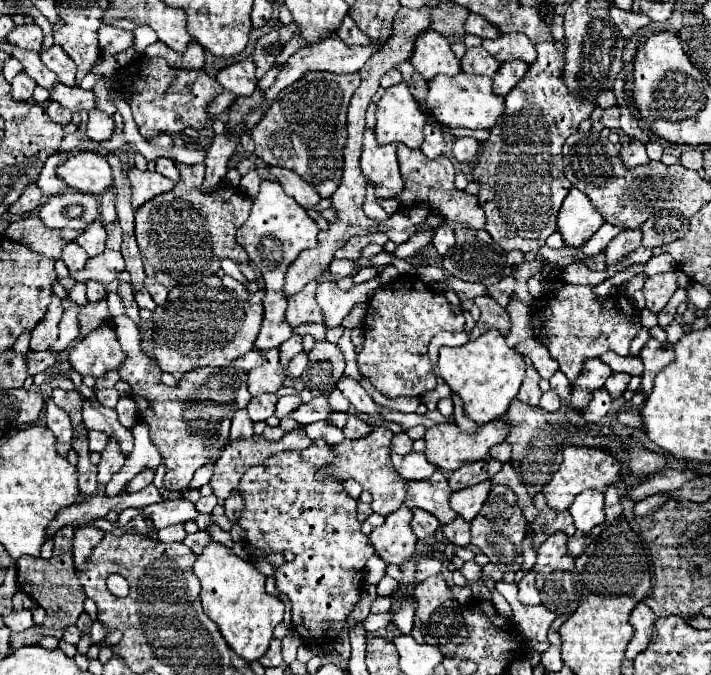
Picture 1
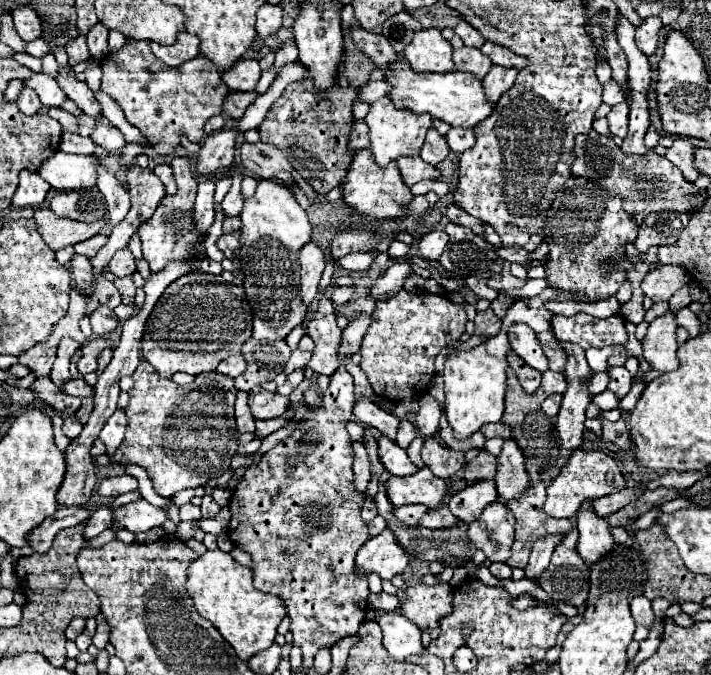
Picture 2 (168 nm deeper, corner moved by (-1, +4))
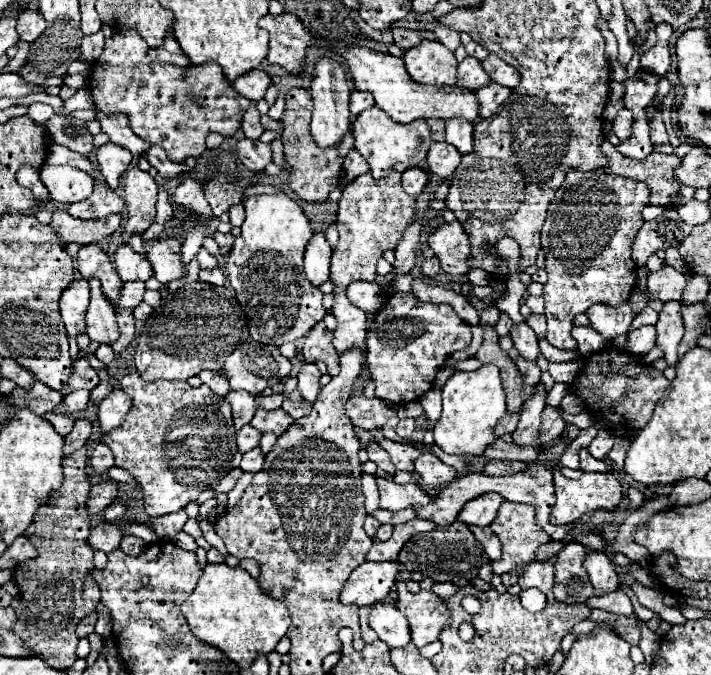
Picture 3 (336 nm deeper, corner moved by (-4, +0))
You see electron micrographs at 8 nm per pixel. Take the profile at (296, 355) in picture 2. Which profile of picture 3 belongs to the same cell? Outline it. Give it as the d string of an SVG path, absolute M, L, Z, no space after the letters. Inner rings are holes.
M302 363L300 371L298 371L298 391L310 403L316 401L316 395L320 391L318 379L320 379L320 371L318 371L316 363Z

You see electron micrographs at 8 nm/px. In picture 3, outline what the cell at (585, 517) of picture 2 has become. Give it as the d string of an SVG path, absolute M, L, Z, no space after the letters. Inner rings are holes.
M588 549L584 557L584 567L590 575L590 581L594 585L594 593L610 593L618 589L618 575L614 569L614 563L606 551Z

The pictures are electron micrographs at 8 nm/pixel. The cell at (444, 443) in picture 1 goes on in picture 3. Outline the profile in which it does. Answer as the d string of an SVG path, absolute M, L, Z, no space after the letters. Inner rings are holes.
M422 453L416 463L414 463L416 471L422 477L422 483L426 485L434 485L434 487L444 487L448 483L452 483L456 479L456 469L442 463L436 455L432 453Z

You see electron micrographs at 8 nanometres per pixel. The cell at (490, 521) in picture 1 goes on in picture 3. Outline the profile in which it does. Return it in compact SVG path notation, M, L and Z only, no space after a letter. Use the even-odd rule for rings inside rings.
M470 527L470 531L482 543L490 561L498 561L502 557L502 543L490 527Z

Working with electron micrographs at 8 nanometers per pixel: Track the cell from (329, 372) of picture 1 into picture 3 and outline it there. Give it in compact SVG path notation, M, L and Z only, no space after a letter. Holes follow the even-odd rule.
M324 321L316 323L312 331L306 335L302 345L302 355L306 361L322 361L328 369L328 375L336 375L340 371L338 367L338 353L332 345L334 333L324 325Z

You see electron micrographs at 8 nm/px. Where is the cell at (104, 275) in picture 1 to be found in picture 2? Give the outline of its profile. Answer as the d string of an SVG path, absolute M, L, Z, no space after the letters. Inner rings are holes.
M125 247L113 255L113 259L109 261L109 271L115 277L127 277L127 275L135 273L135 257L129 251L129 247Z

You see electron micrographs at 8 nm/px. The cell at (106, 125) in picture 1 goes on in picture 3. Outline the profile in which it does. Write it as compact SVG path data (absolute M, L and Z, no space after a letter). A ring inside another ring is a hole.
M108 141L106 145L98 147L96 161L98 161L98 169L104 175L108 187L116 189L120 175L128 169L128 163L132 161L132 153L124 147Z

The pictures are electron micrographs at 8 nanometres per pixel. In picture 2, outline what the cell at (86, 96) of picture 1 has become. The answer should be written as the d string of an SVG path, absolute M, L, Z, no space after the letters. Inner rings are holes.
M43 73L31 75L29 79L23 81L23 85L31 87L39 95L41 103L47 105L47 107L59 107L65 101L65 93L57 85L57 81L49 75L43 75Z

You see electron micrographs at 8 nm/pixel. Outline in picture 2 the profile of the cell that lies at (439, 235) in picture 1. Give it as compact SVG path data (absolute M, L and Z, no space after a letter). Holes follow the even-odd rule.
M433 229L429 233L425 233L419 241L419 251L423 255L423 259L427 261L437 261L447 245L449 237L445 235L445 231L439 231L439 229Z

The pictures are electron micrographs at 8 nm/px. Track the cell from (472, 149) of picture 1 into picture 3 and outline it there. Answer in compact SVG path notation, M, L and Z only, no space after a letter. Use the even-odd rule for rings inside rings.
M448 119L446 121L446 143L454 145L462 155L472 151L472 123L464 123L464 119Z

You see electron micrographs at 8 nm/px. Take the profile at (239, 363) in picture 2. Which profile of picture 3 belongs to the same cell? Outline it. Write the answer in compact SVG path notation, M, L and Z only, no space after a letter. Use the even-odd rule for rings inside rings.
M202 371L198 377L200 377L202 383L206 383L212 391L216 391L216 393L220 393L220 395L228 395L230 383L228 383L228 377L222 375L222 371Z

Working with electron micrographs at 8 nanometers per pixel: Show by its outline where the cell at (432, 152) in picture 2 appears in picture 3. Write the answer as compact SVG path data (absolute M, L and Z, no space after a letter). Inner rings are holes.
M432 143L428 149L428 155L426 155L430 173L434 173L438 177L450 177L454 173L454 169L458 167L460 159L462 159L462 155L458 153L458 149L448 143Z

